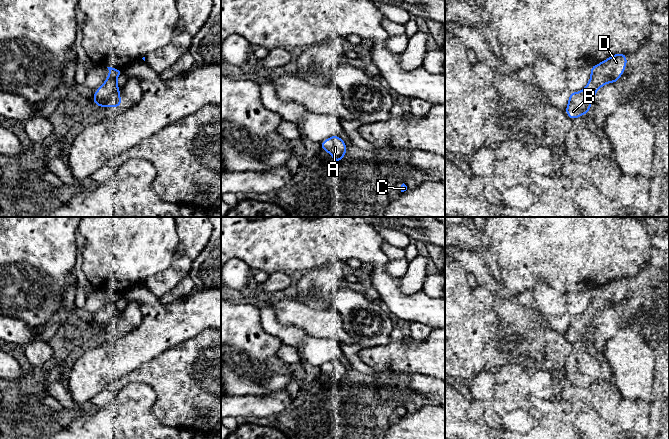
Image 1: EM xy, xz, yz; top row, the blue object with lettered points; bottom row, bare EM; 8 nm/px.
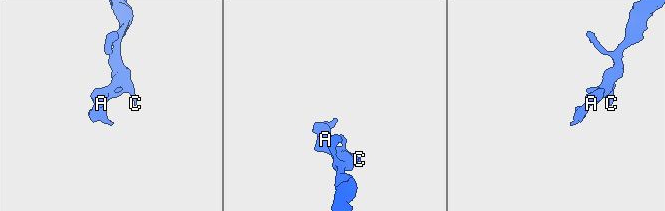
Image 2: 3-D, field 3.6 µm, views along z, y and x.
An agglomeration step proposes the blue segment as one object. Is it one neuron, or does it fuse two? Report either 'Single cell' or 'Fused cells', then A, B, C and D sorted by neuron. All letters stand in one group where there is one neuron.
Single cell. Groups: A B C D

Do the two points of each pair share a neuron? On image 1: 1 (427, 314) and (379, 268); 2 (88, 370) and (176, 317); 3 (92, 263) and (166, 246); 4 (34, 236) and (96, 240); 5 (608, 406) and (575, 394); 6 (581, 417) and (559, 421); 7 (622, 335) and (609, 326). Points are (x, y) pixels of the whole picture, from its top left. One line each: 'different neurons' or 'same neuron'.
1: same neuron
2: same neuron
3: same neuron
4: different neurons
5: same neuron
6: same neuron
7: different neurons

